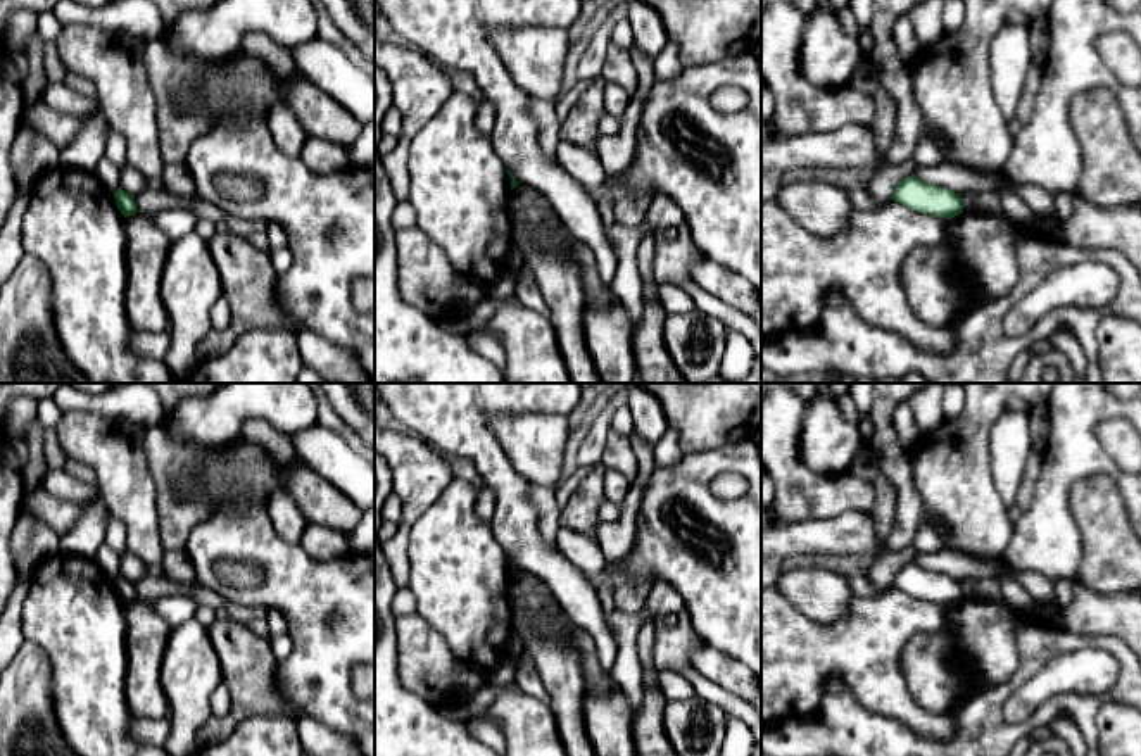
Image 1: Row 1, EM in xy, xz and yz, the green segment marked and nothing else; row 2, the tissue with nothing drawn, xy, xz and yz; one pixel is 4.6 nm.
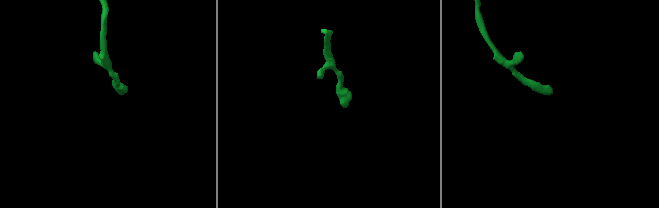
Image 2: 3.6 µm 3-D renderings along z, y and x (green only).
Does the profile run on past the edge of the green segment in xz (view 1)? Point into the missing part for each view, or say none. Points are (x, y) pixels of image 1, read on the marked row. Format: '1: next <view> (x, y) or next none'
1: next none

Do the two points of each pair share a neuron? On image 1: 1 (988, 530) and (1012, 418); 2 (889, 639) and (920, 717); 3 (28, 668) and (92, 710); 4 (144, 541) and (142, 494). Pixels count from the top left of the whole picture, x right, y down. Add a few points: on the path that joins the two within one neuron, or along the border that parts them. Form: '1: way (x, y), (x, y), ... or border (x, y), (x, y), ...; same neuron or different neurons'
1: border (986, 449), (993, 485), (1007, 510); different neurons
2: way (889, 660), (889, 689), (900, 699); same neuron
3: border (33, 644), (49, 660), (50, 703), (57, 722); different neurons
4: way (142, 529), (142, 506); same neuron

